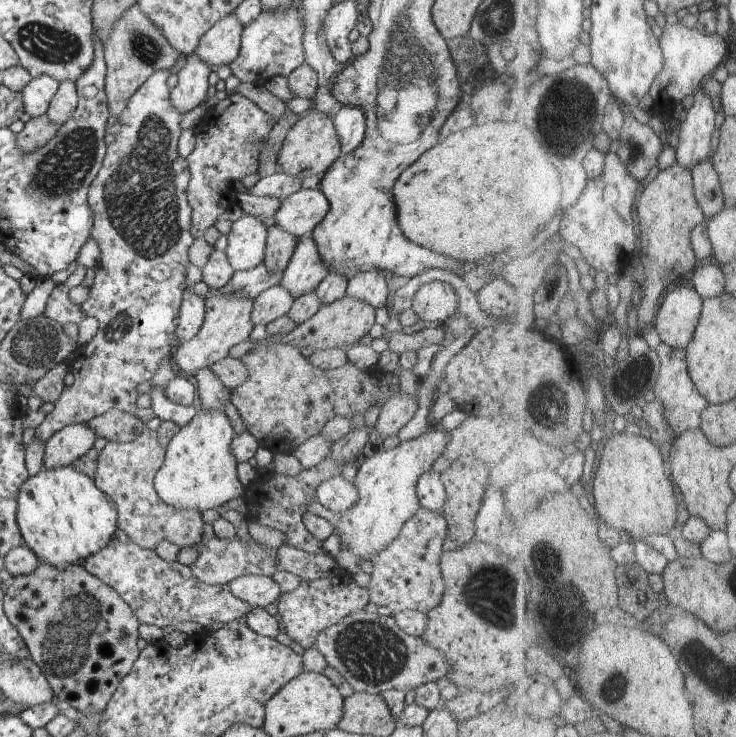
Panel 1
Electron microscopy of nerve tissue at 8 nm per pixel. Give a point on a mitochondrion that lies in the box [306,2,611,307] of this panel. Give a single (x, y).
(406, 79)

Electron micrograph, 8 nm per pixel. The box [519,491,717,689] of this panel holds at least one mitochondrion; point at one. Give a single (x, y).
(563, 607)

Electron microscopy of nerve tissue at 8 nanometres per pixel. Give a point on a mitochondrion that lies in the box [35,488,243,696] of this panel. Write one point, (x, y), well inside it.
(55, 648)

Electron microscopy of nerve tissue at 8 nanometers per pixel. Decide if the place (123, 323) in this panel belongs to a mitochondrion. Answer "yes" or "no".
yes

